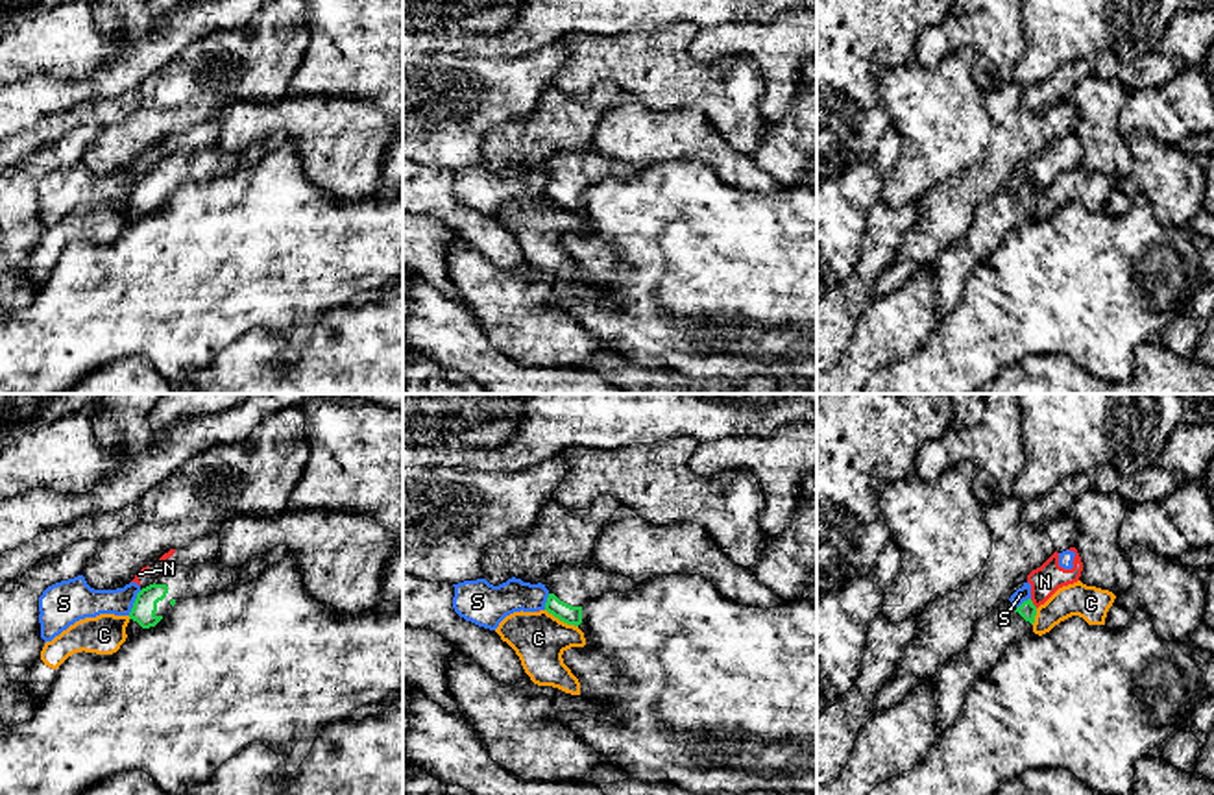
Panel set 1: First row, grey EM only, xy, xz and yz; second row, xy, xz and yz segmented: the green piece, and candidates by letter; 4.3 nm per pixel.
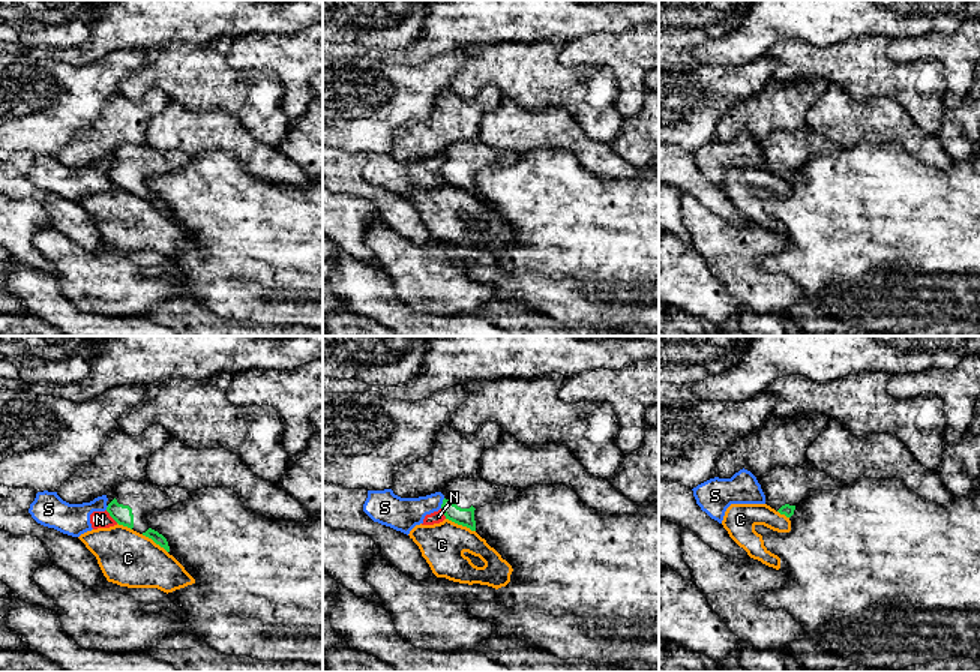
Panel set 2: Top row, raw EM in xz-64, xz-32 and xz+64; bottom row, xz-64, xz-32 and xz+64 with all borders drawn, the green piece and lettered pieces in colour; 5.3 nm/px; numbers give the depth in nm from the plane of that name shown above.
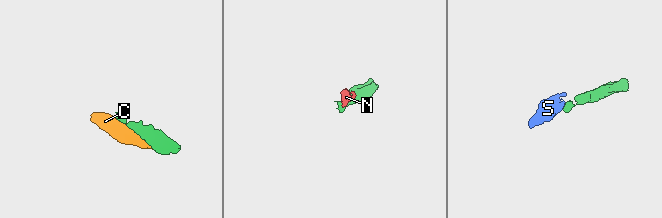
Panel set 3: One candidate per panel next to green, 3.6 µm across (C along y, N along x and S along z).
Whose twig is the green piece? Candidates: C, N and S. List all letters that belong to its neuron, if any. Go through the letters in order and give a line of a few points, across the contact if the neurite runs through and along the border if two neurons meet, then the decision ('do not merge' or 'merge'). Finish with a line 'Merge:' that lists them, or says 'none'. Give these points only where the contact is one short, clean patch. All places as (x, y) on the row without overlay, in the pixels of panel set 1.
C: do not merge
N: line yz (1030, 185), (1037, 193); do not merge
S: line xy (141, 176), (128, 200); do not merge
Merge: none

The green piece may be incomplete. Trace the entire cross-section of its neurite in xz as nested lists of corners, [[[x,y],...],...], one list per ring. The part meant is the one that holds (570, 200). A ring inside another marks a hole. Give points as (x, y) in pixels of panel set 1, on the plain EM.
[[[593,146],[582,150],[560,150],[551,155],[541,170],[549,176],[545,196],[567,211],[582,209],[582,192],[608,177],[628,179],[634,174],[630,163],[608,159]]]

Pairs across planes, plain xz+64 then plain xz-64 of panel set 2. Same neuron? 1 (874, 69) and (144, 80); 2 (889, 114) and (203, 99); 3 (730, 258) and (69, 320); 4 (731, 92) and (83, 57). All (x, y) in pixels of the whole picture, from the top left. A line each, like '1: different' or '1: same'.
1: same
2: different
3: different
4: different

